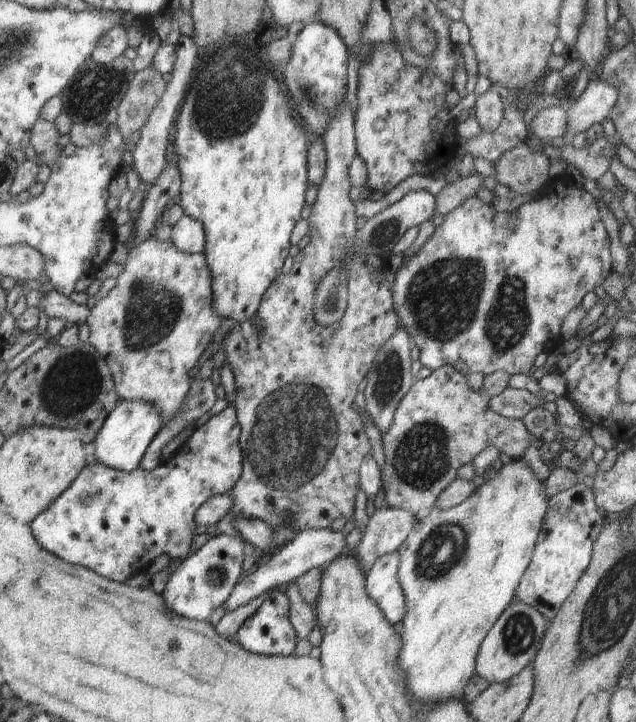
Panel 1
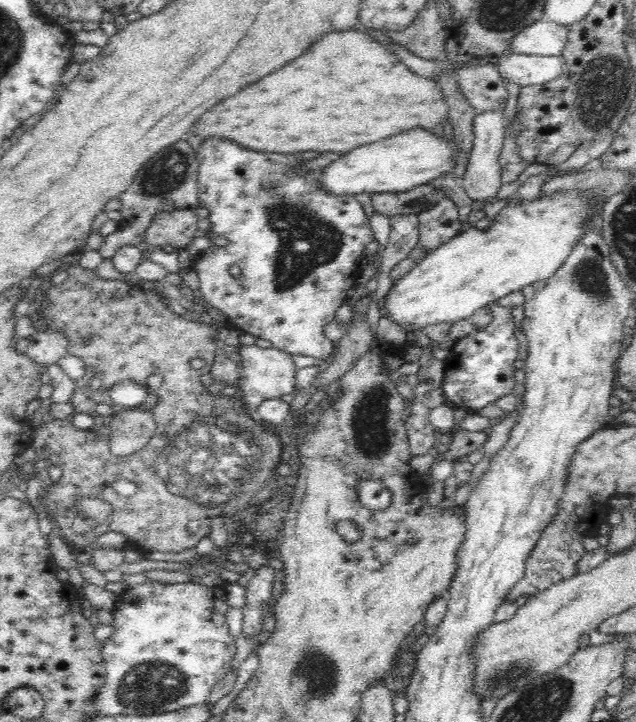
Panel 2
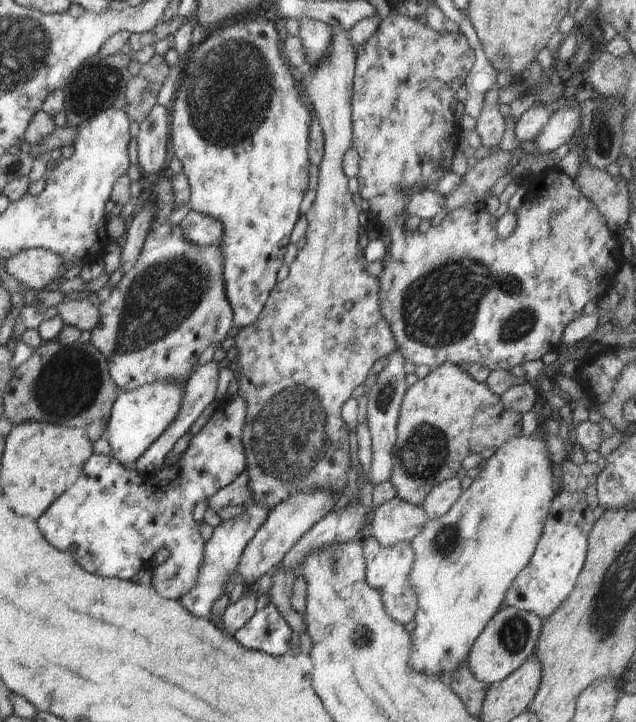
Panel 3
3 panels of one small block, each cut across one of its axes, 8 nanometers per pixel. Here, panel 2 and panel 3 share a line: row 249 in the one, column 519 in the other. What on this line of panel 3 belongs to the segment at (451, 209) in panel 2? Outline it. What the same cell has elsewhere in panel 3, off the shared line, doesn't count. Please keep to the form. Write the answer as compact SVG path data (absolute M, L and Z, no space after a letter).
M444 363L408 387L404 395L397 424L397 439L392 451L392 478L390 482L402 500L422 507L428 492L444 480L456 476L462 468L462 460L471 454L480 454L488 448L500 448L510 438L522 432L522 414L514 414L502 406L498 394L494 394L487 383L476 382L466 370L456 364Z

